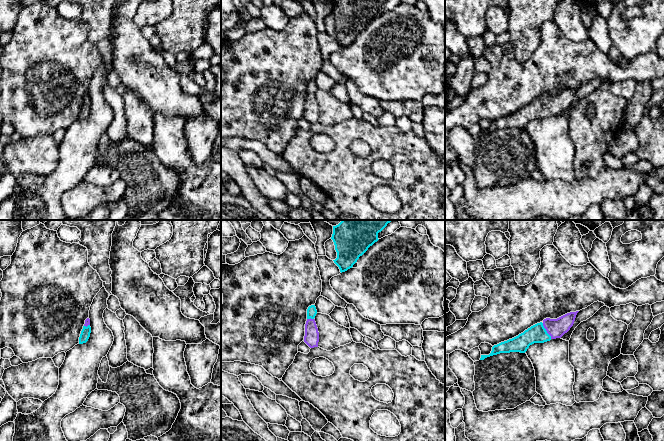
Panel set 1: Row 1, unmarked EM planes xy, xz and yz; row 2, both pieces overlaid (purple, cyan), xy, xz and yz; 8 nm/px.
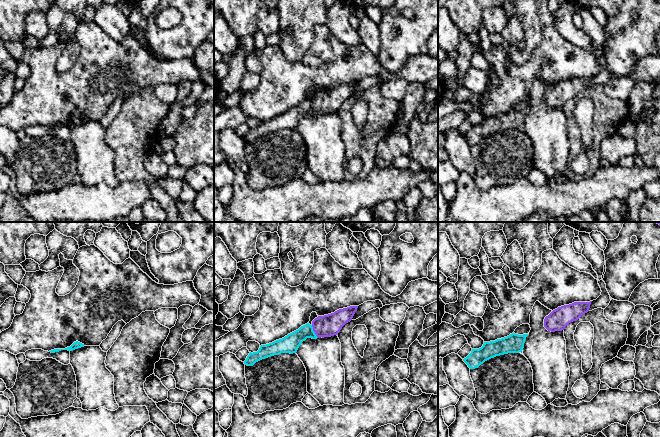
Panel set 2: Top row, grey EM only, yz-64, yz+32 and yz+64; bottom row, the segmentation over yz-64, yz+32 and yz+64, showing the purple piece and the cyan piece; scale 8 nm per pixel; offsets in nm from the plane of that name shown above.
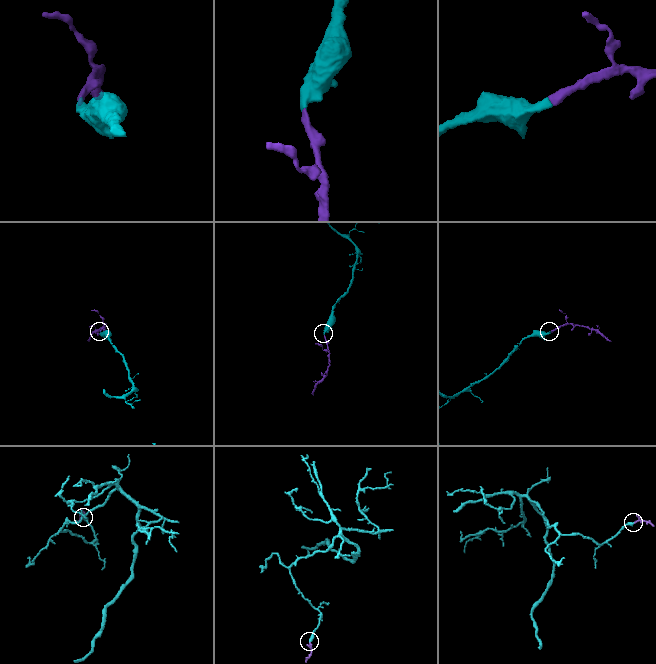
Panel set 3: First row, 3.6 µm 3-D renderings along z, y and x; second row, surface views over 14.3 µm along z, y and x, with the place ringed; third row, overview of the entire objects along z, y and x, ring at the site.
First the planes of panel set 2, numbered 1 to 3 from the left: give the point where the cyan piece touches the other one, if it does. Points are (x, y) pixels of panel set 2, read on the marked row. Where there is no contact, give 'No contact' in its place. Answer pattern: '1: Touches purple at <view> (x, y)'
1: No contact
2: Touches purple at yz+32 (314, 331)
3: No contact

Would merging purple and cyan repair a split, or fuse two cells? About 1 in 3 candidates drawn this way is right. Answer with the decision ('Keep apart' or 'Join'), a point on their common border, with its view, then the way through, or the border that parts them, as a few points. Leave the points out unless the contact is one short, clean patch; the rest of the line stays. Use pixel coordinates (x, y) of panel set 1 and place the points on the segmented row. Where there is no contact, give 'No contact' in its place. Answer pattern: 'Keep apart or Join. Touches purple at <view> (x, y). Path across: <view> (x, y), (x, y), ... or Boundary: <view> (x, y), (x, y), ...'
Join. Touches purple at yz (546, 330). Path across: yz (556, 328), (546, 330), (537, 333)

